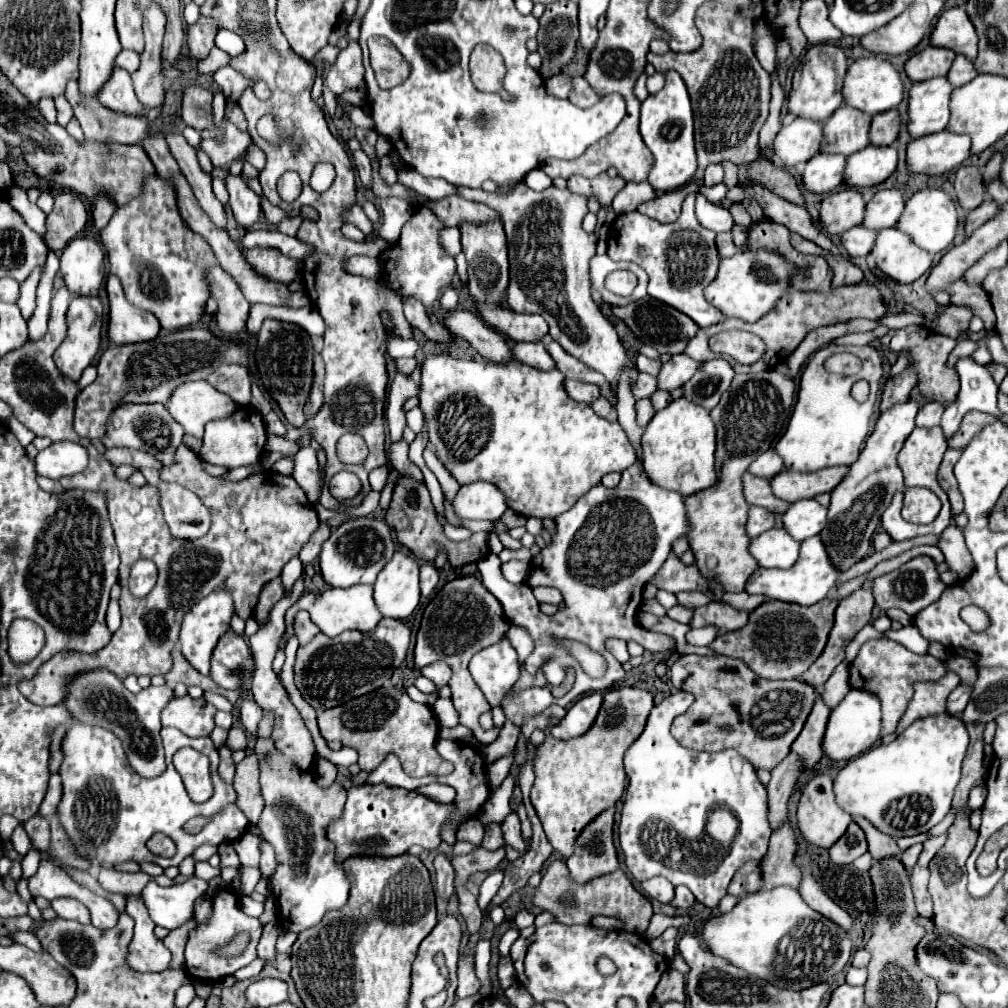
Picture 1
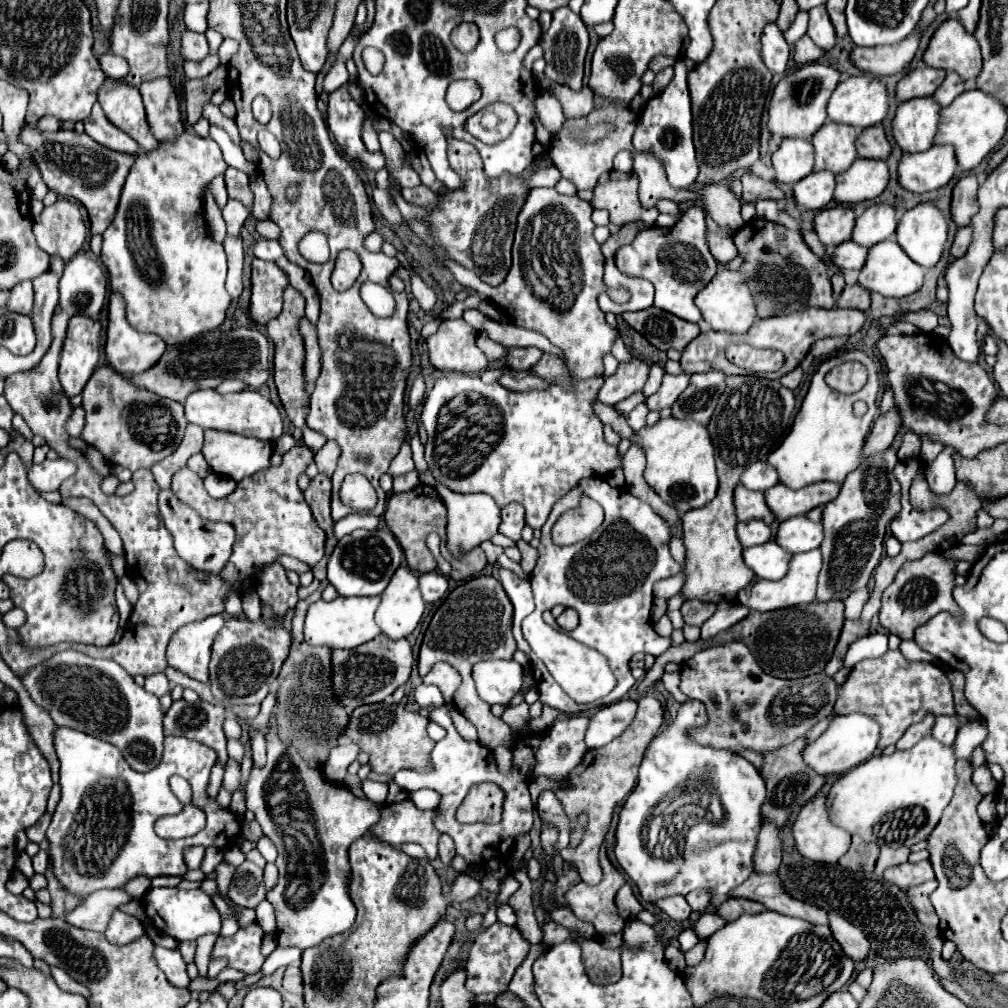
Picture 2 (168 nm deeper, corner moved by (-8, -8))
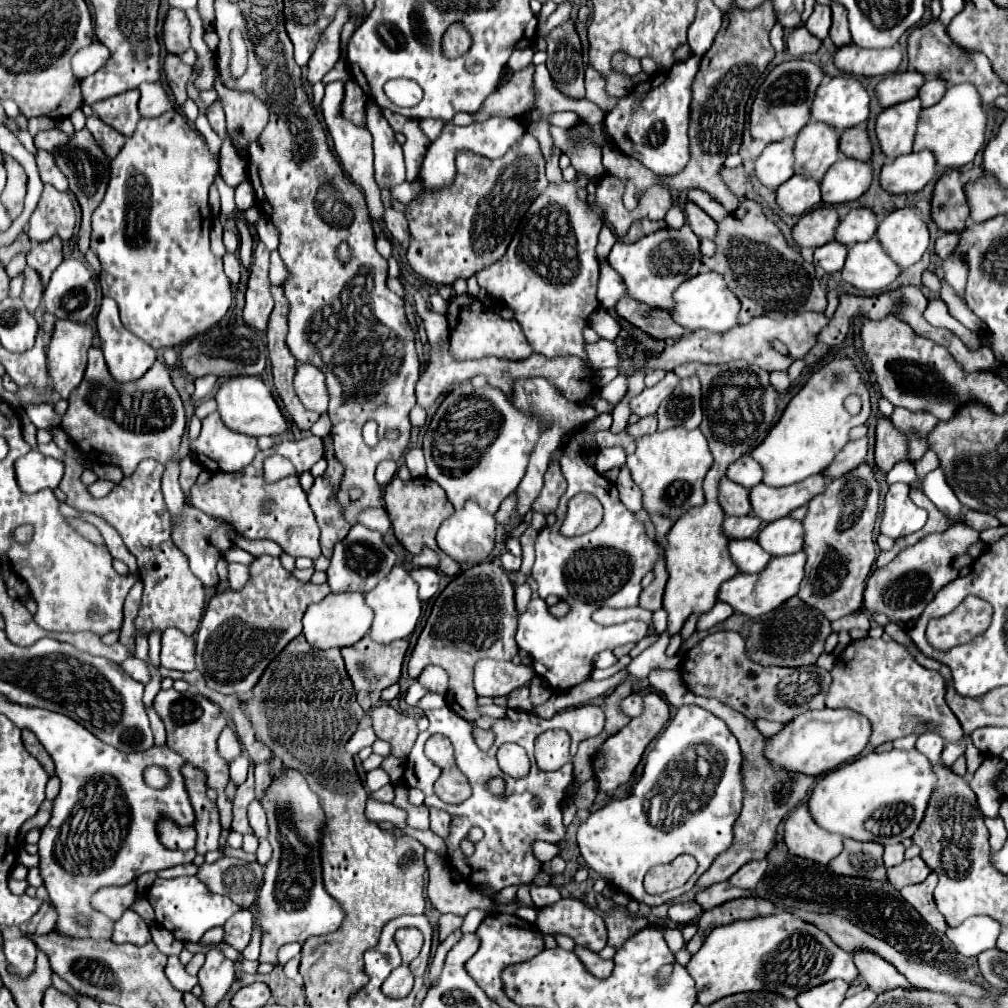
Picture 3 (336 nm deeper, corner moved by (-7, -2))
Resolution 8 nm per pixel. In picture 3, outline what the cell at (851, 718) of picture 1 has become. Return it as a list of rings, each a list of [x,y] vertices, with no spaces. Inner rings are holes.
[[[807,709],[805,713],[793,717],[793,721],[785,723],[777,735],[767,737],[765,757],[769,763],[775,763],[775,767],[785,771],[817,777],[853,761],[865,749],[869,735],[871,725],[867,719],[851,709]]]

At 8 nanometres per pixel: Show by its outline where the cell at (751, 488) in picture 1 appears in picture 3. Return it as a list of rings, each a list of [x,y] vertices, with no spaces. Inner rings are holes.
[[[727,477],[719,481],[719,505],[725,511],[725,515],[749,515],[751,503],[749,503],[749,489],[739,487],[737,483],[731,483]]]

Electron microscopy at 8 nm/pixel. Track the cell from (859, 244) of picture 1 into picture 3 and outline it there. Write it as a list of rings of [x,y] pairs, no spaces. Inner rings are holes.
[[[831,241],[831,243],[815,249],[813,265],[821,267],[825,273],[837,273],[837,271],[843,269],[845,257],[847,257],[847,247]]]

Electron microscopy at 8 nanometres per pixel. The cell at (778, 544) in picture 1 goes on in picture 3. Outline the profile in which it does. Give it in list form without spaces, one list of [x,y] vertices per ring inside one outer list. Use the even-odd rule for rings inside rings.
[[[755,539],[729,541],[729,557],[741,573],[759,573],[771,561],[771,555],[767,555],[767,551],[763,551]]]

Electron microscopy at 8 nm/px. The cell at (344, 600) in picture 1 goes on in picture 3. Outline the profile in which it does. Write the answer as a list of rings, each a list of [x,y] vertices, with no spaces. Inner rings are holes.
[[[331,593],[323,601],[307,607],[303,615],[303,637],[313,647],[327,651],[333,647],[351,647],[367,635],[371,625],[371,609],[363,603],[363,593]]]

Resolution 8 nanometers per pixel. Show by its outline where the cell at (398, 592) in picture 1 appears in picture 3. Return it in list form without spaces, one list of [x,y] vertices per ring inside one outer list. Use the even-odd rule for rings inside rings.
[[[393,567],[369,593],[365,593],[365,603],[373,609],[373,623],[369,629],[369,637],[375,643],[387,645],[397,639],[405,639],[417,625],[421,615],[421,601],[417,597],[417,583],[409,577],[403,567]]]

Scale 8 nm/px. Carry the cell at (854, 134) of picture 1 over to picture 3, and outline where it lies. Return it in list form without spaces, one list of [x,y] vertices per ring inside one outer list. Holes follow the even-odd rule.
[[[807,123],[793,145],[795,173],[821,181],[827,169],[839,159],[839,135],[823,123]]]

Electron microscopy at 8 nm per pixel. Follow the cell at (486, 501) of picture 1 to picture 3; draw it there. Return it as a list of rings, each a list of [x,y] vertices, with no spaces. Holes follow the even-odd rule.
[[[471,501],[471,503],[465,503],[461,511],[455,511],[449,519],[443,521],[443,525],[437,531],[437,545],[453,561],[477,565],[477,563],[483,563],[495,547],[495,527],[497,527],[495,517],[487,515],[487,511],[483,511],[475,501]]]

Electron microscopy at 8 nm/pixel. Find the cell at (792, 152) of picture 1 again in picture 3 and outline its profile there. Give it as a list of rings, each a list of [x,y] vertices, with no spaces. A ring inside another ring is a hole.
[[[785,139],[779,143],[769,143],[763,153],[755,161],[755,177],[761,185],[769,189],[777,189],[783,181],[793,177],[793,155],[791,155],[793,139]]]

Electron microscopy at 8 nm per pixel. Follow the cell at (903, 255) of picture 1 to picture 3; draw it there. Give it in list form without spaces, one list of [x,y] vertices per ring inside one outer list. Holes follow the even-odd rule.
[[[871,239],[849,247],[841,281],[859,291],[883,291],[899,273],[899,265],[879,247],[877,239]]]

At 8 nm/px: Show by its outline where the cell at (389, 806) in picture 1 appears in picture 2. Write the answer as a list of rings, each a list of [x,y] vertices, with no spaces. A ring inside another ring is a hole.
[[[410,799],[400,803],[386,803],[380,809],[378,823],[374,823],[368,833],[392,847],[418,843],[426,849],[428,859],[436,859],[440,833],[434,827],[434,817],[434,811],[422,811]]]

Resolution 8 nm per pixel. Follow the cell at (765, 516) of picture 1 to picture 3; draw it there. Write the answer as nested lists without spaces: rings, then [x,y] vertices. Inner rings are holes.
[[[745,515],[743,519],[725,517],[725,521],[723,521],[723,533],[729,539],[747,539],[747,537],[753,537],[759,527],[761,527],[761,519],[755,517],[755,515]]]

